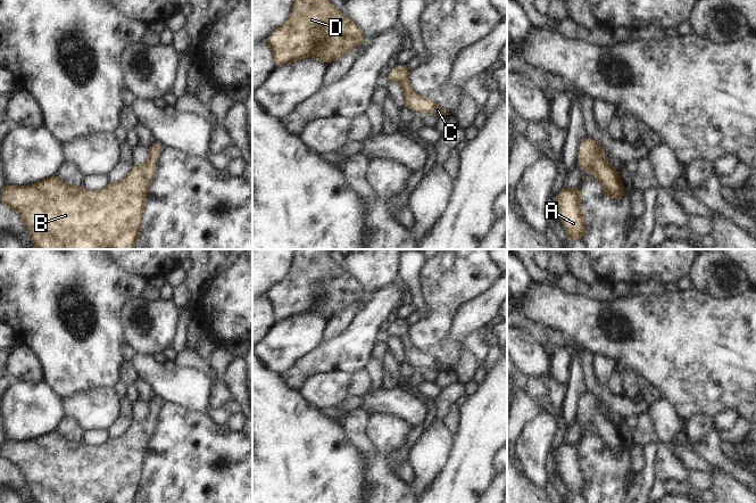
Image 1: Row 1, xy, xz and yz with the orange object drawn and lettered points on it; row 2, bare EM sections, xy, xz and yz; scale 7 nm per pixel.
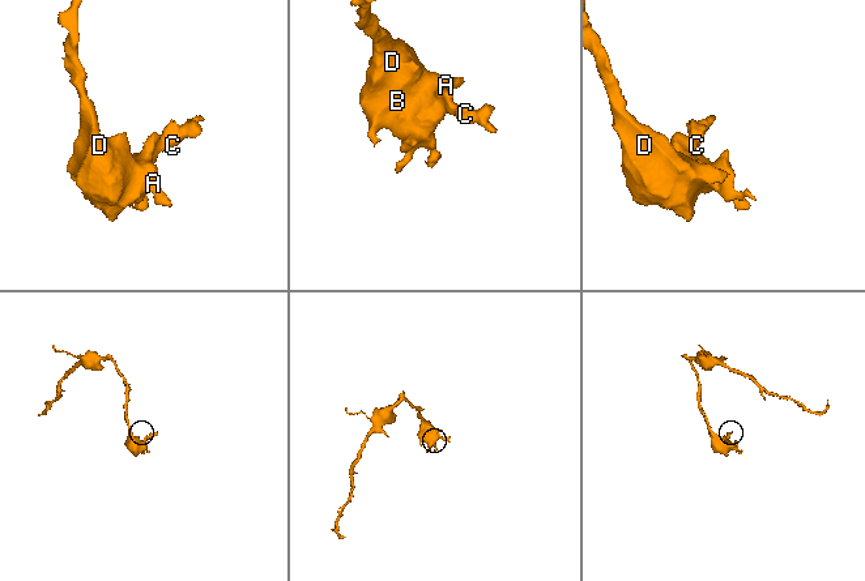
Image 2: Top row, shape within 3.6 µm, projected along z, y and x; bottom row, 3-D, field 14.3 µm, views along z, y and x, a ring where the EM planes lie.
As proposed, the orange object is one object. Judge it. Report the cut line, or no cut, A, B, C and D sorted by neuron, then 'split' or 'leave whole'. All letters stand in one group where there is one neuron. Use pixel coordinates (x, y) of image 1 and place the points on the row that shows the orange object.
no cut | A B C D | leave whole

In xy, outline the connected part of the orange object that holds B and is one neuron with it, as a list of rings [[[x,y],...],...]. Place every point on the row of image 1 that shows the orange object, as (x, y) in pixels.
[[[155,140],[144,165],[133,166],[122,181],[108,183],[97,192],[69,185],[56,174],[31,185],[5,185],[0,204],[20,215],[36,249],[134,249],[146,197],[156,176],[155,162],[164,148]]]

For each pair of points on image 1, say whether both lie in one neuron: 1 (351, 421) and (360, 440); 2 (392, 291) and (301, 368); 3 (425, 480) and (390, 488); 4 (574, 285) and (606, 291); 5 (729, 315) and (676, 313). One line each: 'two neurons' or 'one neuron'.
1: one neuron
2: one neuron
3: two neurons
4: one neuron
5: one neuron

